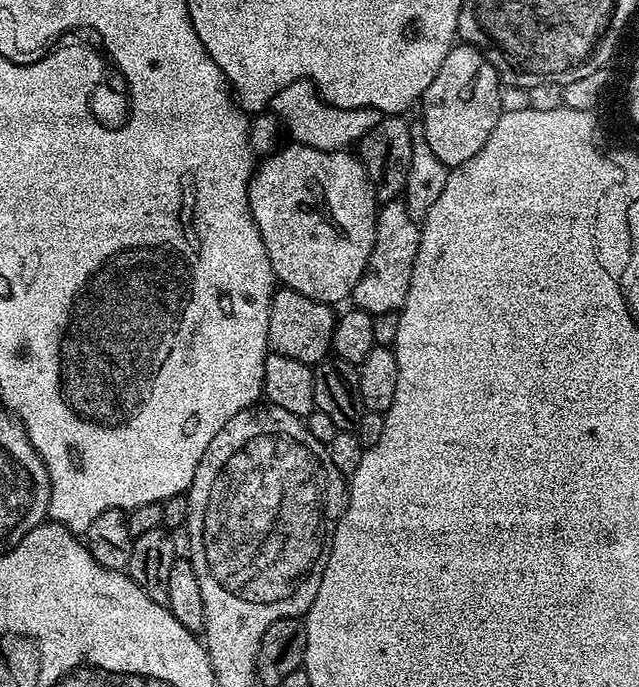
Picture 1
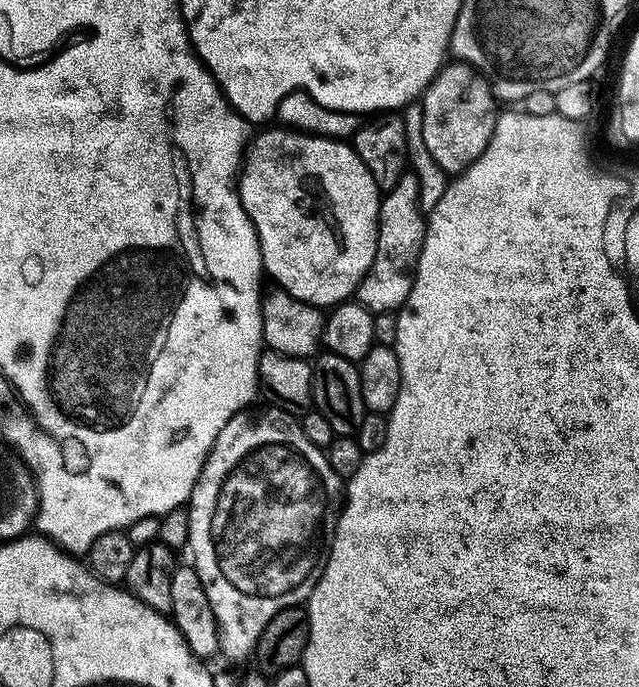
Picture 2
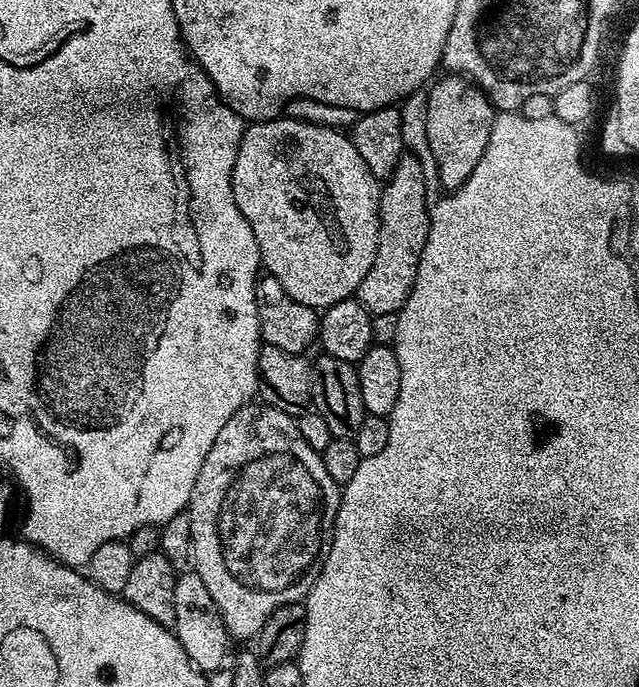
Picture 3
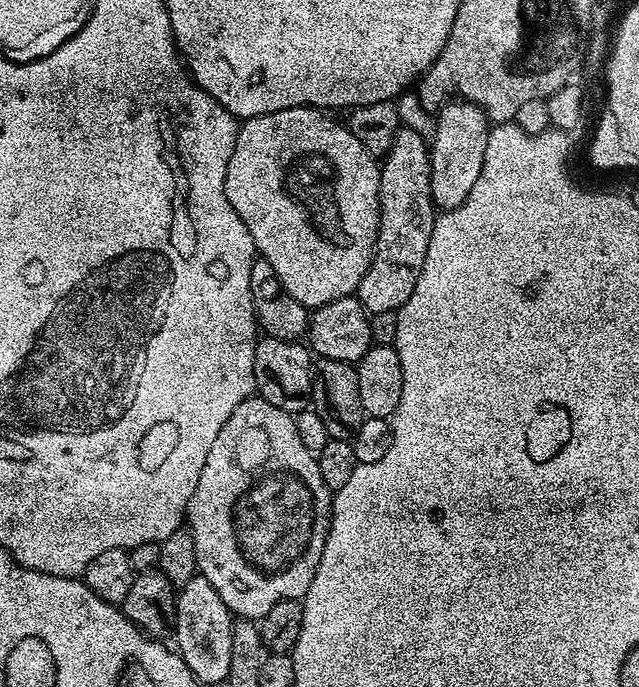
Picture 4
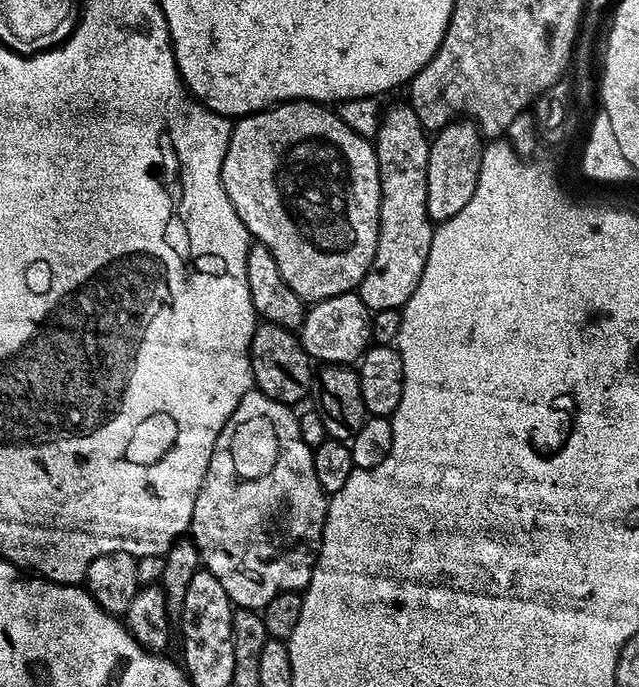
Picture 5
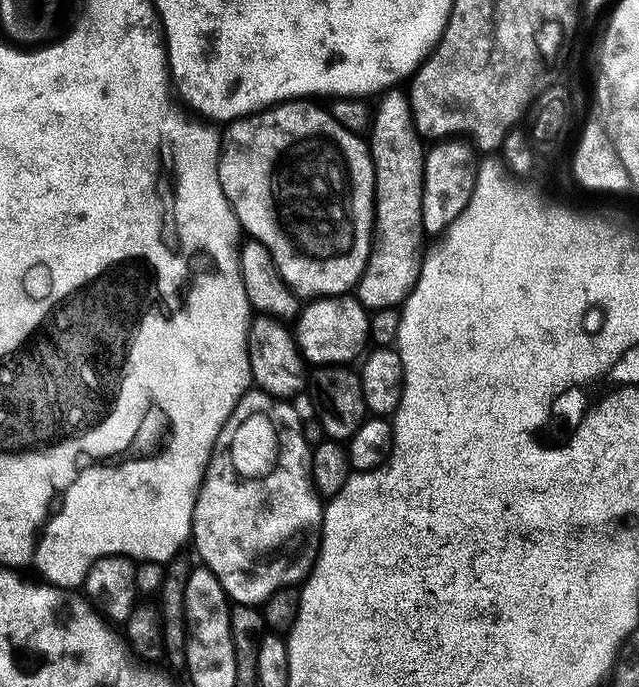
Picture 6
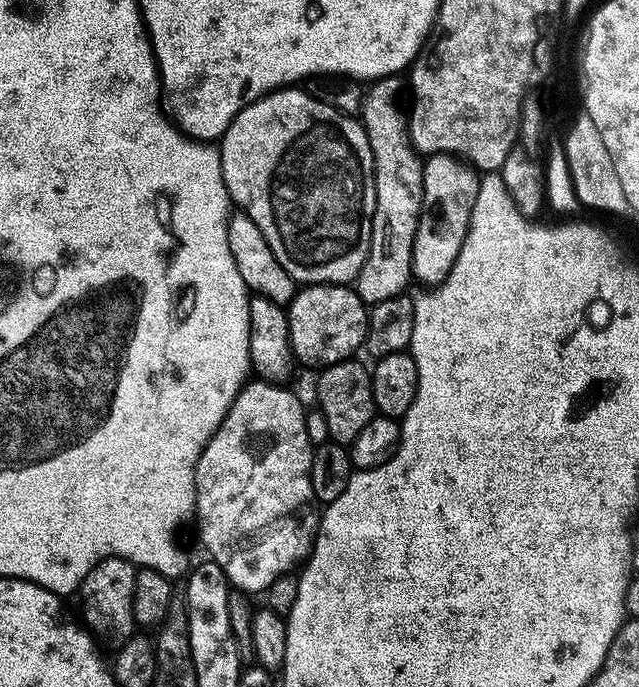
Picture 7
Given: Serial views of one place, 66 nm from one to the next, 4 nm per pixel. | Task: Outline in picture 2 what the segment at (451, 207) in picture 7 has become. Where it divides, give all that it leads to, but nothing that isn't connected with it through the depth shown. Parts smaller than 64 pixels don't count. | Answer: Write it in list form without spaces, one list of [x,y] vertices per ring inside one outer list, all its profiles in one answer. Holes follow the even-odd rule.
[[[448,62],[423,94],[424,113],[420,116],[420,140],[428,156],[444,172],[459,174],[486,150],[494,134],[498,101],[492,95],[487,76],[470,64]]]

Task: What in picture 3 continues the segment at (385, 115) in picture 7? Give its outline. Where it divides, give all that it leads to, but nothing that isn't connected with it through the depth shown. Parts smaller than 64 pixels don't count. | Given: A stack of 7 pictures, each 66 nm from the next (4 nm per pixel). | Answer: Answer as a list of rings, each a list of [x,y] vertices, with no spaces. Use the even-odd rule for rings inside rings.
[[[405,154],[398,166],[394,166],[394,174],[389,180],[383,181],[380,189],[378,250],[374,254],[374,266],[370,266],[355,294],[355,299],[372,316],[399,313],[400,307],[406,302],[418,274],[420,255],[426,246],[429,204],[424,168],[418,157]]]

